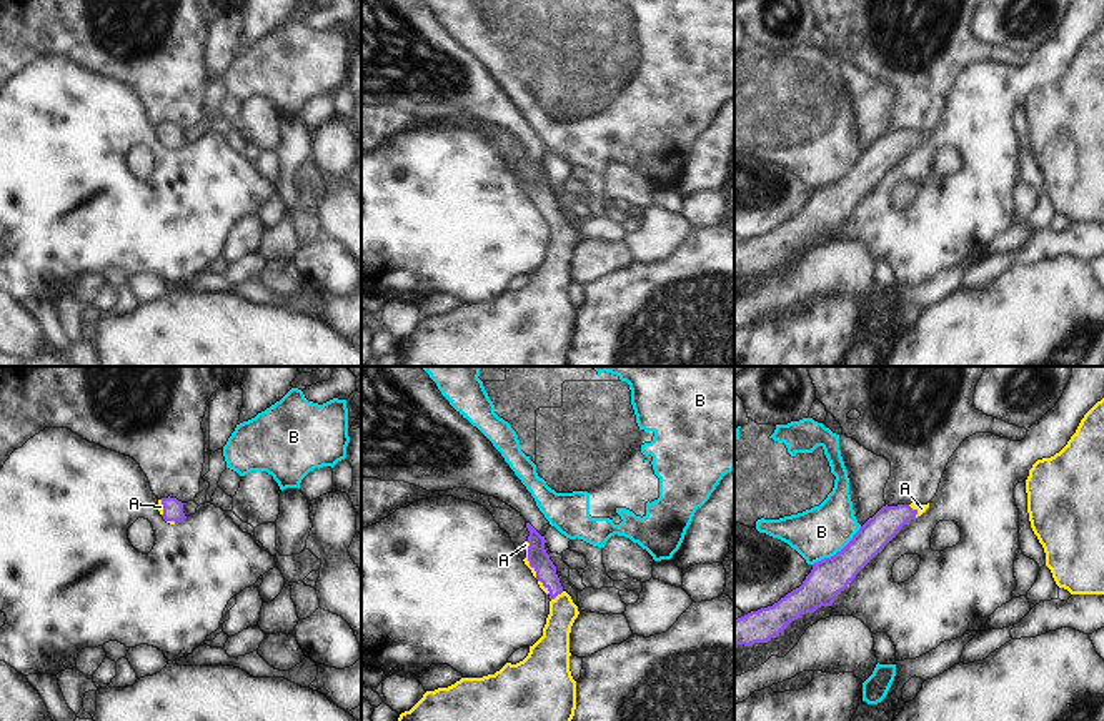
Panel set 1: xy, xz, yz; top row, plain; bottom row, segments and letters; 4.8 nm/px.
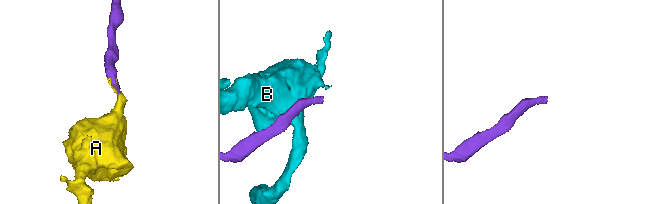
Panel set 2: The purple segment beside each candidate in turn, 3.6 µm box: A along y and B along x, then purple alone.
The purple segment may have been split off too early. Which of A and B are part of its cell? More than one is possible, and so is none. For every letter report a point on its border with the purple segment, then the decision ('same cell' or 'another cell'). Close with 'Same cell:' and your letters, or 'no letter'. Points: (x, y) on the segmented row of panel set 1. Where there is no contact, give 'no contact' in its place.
A: meets purple in xz at (556, 595); same cell
B: meets purple in yz at (838, 551); another cell
Same cell: A

